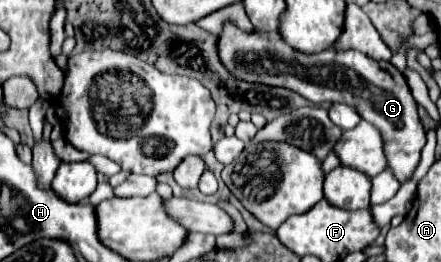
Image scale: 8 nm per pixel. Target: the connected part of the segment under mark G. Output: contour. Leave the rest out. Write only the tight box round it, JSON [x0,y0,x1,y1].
[217,24,425,182]

